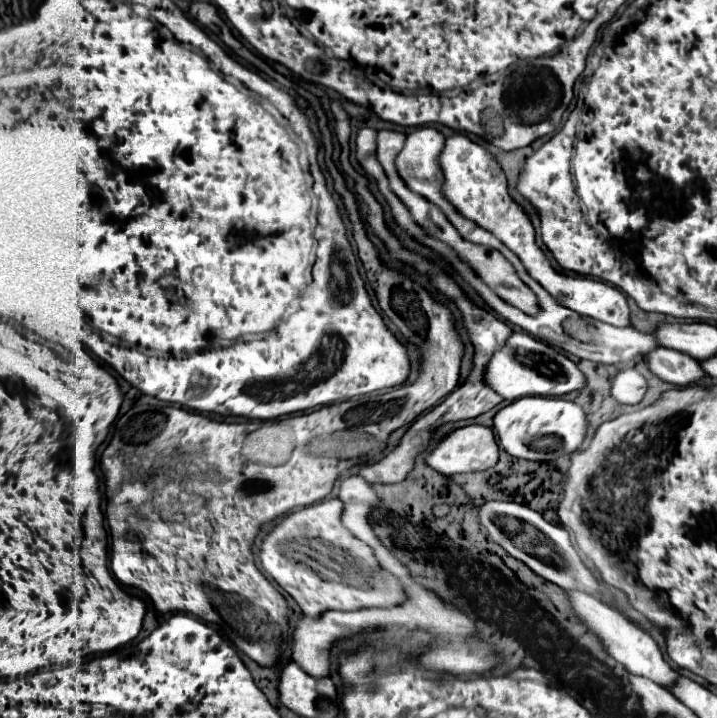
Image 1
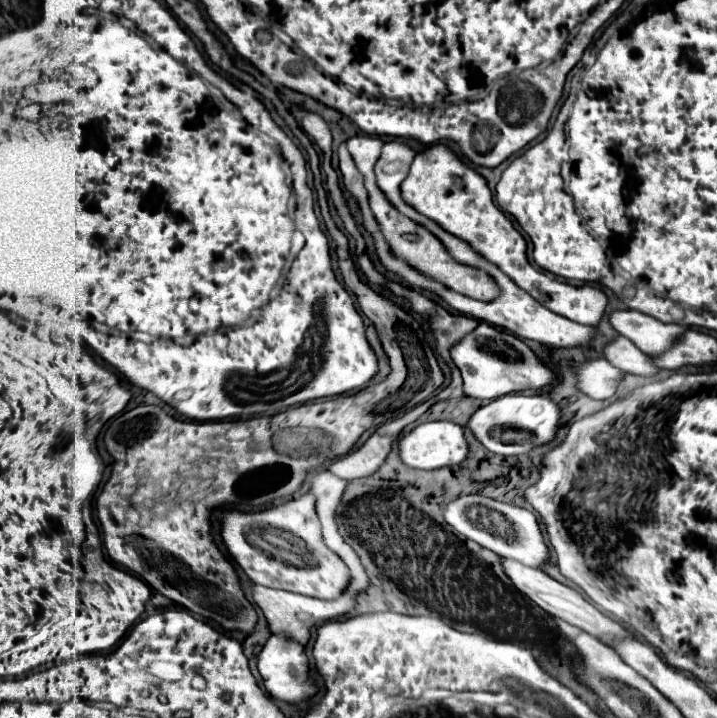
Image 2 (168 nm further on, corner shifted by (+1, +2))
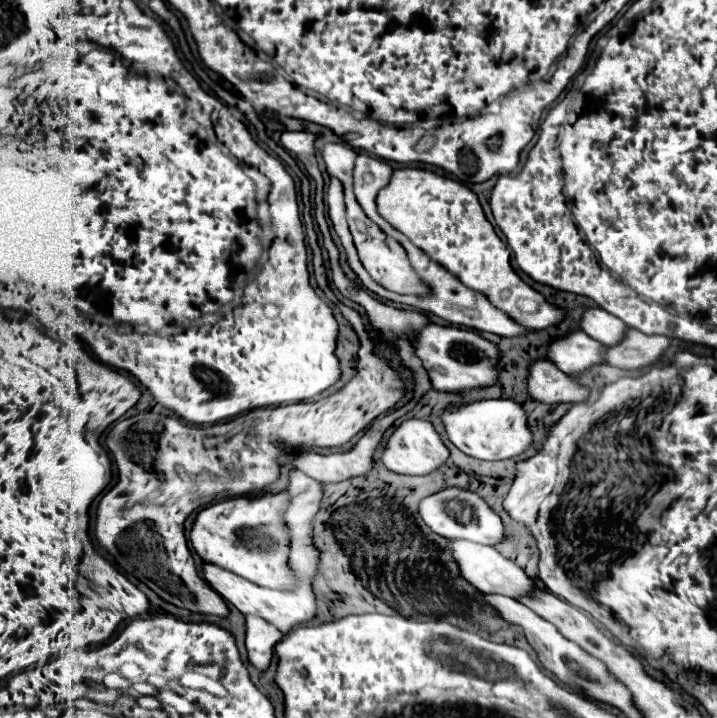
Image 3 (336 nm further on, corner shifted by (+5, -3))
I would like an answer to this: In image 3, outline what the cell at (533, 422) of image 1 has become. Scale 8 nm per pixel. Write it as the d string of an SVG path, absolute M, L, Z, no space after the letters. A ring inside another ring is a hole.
M482 400L442 414L450 442L464 454L480 460L506 460L522 454L532 442L532 430L522 404L514 400Z

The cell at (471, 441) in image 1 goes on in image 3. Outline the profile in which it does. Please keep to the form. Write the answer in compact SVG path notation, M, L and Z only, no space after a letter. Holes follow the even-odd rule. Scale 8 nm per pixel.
M406 420L402 422L396 432L390 436L384 454L382 454L382 462L388 470L396 472L396 474L408 474L408 476L422 476L422 474L430 474L436 468L440 468L446 460L448 460L450 452L444 446L442 438L438 436L438 432L434 430L434 426L428 420Z

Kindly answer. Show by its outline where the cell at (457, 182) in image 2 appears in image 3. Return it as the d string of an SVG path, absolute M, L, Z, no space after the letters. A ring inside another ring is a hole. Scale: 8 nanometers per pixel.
M398 168L388 186L378 192L378 212L400 232L404 232L432 260L456 274L462 284L484 292L488 300L512 316L516 322L542 330L556 326L566 318L566 312L548 302L540 292L528 286L510 266L508 244L496 234L486 220L478 196L458 180L440 176L424 168Z

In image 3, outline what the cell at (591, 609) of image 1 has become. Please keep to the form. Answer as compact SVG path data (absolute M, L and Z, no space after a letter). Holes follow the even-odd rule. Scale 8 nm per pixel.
M452 540L450 548L454 552L456 562L460 564L462 576L486 594L494 592L494 594L502 594L502 596L510 596L510 598L522 598L522 596L526 596L526 592L530 592L530 588L534 588L534 580L512 560L506 560L492 546L484 546L484 544L476 544L476 542L468 542L468 540Z

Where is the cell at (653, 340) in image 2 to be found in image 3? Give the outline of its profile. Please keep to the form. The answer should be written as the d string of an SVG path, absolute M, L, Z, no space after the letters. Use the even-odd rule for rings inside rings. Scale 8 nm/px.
M590 308L584 312L582 316L582 330L592 336L594 340L612 346L614 342L622 340L622 336L626 336L626 324L622 320L618 320L616 316L608 314L602 308Z

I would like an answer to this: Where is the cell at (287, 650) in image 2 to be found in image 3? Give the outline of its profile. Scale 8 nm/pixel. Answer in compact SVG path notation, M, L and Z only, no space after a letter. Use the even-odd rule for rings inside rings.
M246 616L246 648L248 662L258 670L266 672L276 644L282 640L282 632L258 616Z

